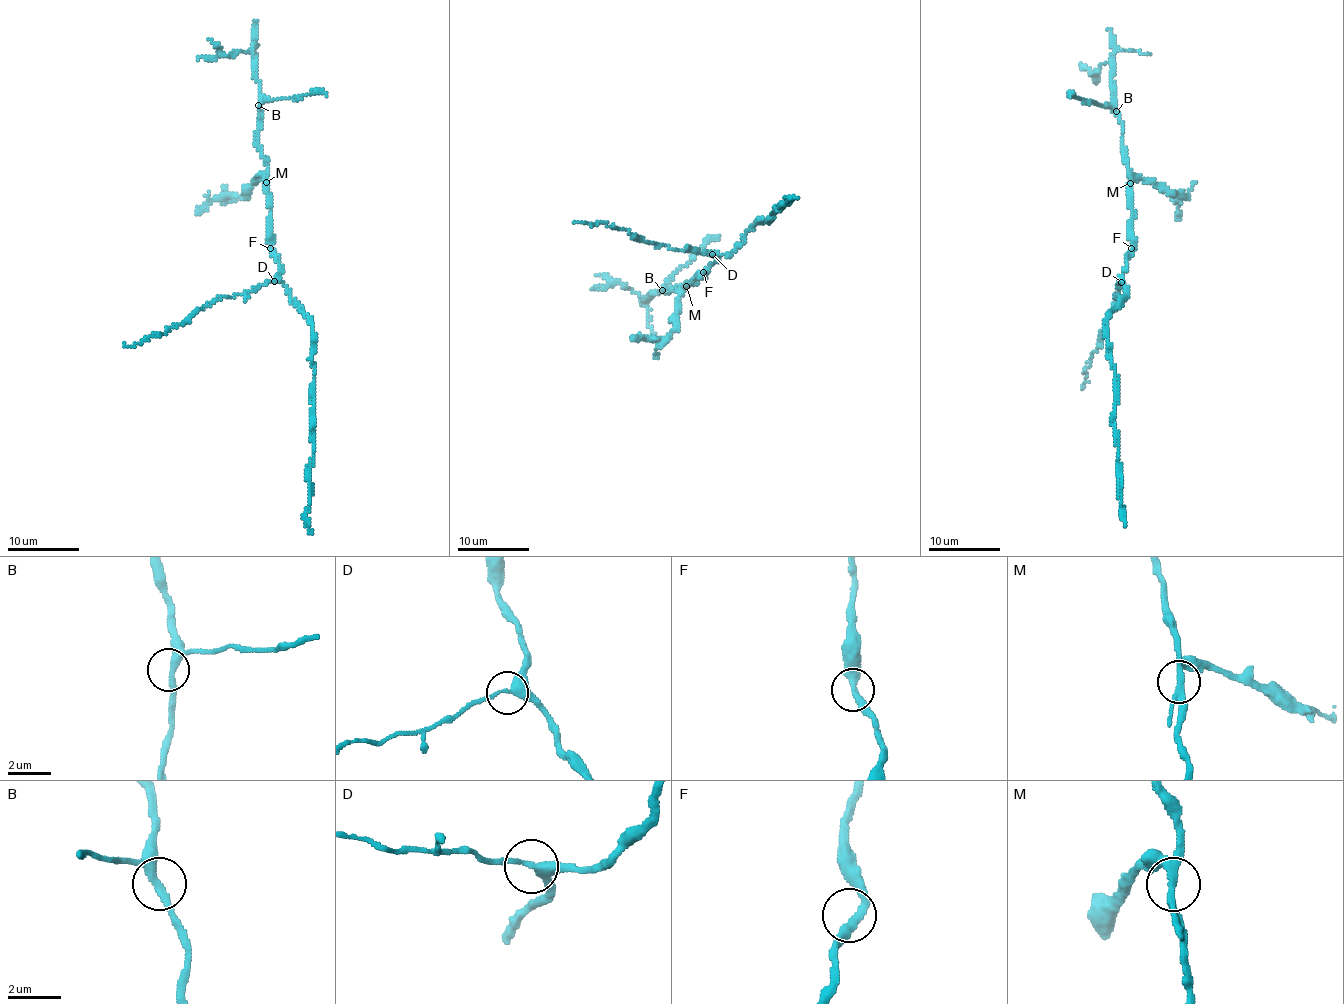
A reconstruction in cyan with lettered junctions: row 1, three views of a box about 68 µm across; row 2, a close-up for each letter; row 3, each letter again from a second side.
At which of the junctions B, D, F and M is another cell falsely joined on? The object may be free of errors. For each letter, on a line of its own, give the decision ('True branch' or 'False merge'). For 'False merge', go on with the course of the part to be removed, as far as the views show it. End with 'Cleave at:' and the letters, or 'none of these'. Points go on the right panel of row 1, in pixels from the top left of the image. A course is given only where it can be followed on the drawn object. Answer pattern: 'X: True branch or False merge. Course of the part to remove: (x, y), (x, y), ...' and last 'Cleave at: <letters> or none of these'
B: True branch
D: True branch
F: True branch
M: False merge. Course of the part to remove: (1130, 183), (1132, 178), (1140, 179), (1181, 193), (1176, 201), (1180, 220)
Cleave at: M

